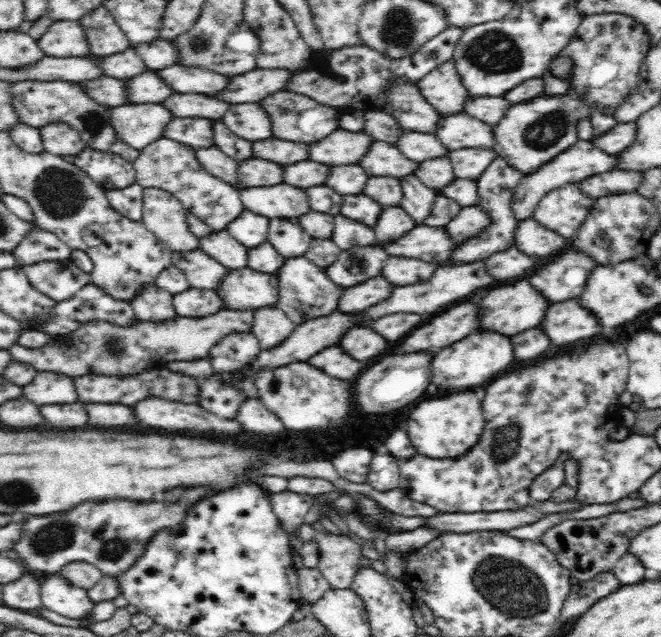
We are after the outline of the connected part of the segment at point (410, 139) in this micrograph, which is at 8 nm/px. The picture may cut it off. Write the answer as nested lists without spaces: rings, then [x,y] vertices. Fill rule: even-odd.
[[[404,131],[401,132],[399,140],[394,145],[406,159],[412,160],[417,164],[424,162],[424,160],[449,156],[449,151],[436,138],[435,134]]]

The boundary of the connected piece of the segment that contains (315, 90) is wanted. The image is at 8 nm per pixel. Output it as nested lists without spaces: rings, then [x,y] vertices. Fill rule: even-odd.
[[[450,26],[444,29],[438,36],[424,43],[410,56],[393,59],[374,51],[368,45],[356,45],[336,49],[324,50],[315,54],[310,62],[311,68],[298,71],[287,82],[286,91],[304,94],[312,98],[320,105],[338,108],[342,110],[379,110],[386,104],[386,90],[389,78],[400,79],[408,83],[416,84],[423,76],[440,64],[451,60],[453,50],[464,28]]]

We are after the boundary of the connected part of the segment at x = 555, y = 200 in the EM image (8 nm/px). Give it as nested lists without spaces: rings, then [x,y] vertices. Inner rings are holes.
[[[579,183],[567,184],[548,192],[532,217],[560,236],[572,238],[592,210],[594,201],[581,191]]]

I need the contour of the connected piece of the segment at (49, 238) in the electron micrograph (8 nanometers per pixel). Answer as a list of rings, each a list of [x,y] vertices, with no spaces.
[[[34,228],[12,250],[18,266],[38,264],[42,261],[63,261],[70,257],[72,249],[56,236],[42,228]]]

